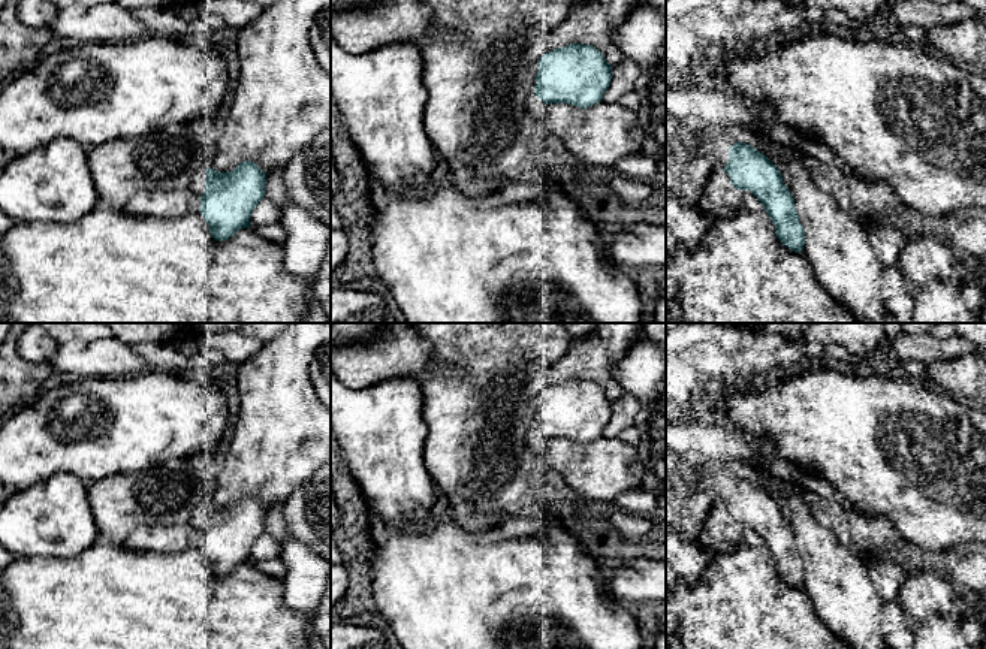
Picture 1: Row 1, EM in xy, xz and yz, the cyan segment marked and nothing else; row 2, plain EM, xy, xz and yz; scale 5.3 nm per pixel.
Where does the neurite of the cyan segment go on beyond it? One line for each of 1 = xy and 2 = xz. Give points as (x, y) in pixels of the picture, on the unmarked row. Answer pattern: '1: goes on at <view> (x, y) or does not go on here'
1: goes on at xy (198, 518)
2: goes on at xz (537, 444)

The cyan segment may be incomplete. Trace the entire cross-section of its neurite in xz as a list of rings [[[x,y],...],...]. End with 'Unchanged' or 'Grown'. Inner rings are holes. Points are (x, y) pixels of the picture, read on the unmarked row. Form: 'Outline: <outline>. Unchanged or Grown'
Outline: [[[570,378],[543,389],[539,395],[534,429],[528,447],[543,455],[551,438],[590,443],[601,437],[612,414],[612,401],[592,380]]]. Grown

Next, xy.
Outline: [[[250,495],[232,507],[202,504],[190,517],[190,523],[200,532],[199,547],[215,576],[227,576],[239,564],[251,561],[251,546],[265,532],[265,520],[266,508]]]. Grown

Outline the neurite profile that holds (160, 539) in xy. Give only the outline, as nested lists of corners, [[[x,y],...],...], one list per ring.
[[[189,522],[141,526],[121,546],[135,552],[177,553],[197,547],[199,541],[200,532]]]

